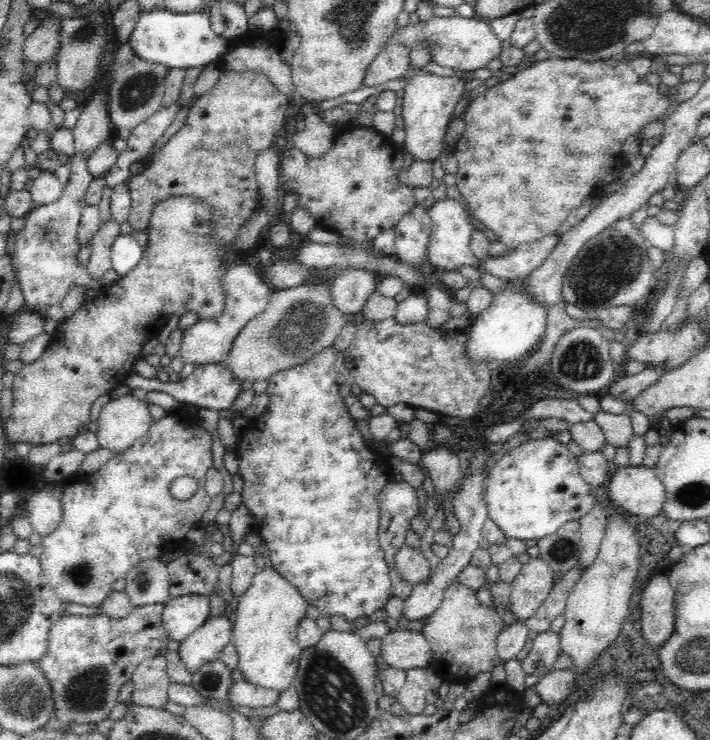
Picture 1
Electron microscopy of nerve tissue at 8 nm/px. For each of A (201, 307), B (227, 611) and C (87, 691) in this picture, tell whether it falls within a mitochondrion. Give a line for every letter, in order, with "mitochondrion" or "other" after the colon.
A: other
B: other
C: mitochondrion

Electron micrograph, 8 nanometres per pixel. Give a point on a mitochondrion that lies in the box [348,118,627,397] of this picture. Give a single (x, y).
(581, 359)

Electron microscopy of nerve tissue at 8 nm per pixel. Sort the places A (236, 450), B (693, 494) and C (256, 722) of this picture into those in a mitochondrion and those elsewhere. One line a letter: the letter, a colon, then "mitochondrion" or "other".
A: other
B: mitochondrion
C: other

